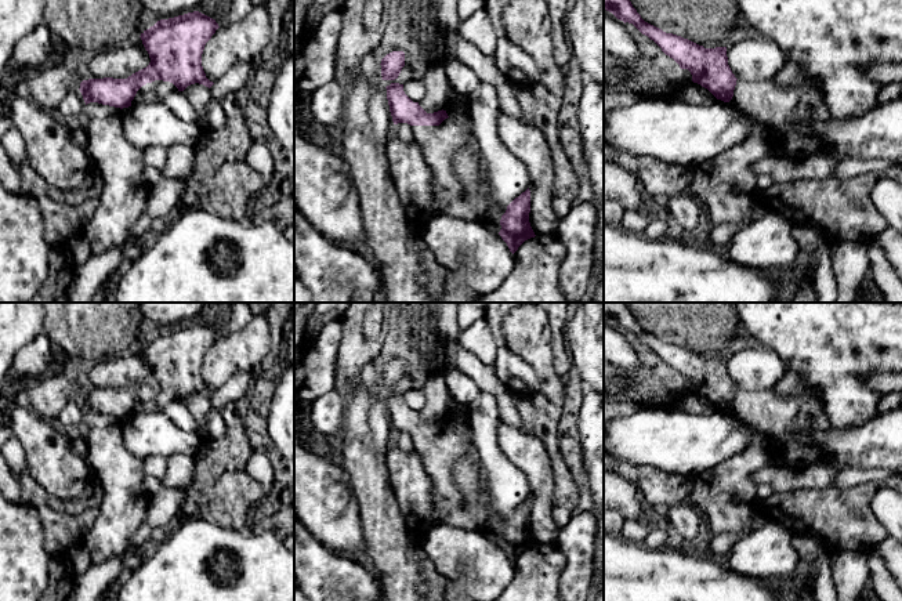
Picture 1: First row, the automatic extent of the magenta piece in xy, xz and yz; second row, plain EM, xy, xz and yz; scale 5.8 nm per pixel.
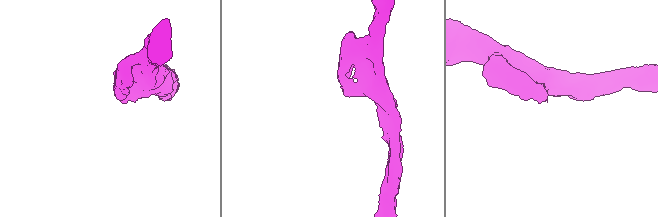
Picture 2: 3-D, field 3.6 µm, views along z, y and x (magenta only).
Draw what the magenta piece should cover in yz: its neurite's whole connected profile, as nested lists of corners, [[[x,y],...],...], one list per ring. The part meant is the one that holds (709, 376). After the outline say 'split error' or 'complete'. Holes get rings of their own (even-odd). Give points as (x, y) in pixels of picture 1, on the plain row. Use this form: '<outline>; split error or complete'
[[[604,303],[604,318],[624,333],[633,333],[642,344],[653,350],[662,361],[673,368],[681,379],[688,379],[692,391],[707,398],[717,409],[729,412],[746,424],[760,428],[778,449],[779,459],[786,461],[790,470],[805,470],[812,464],[825,461],[815,446],[800,448],[797,438],[801,432],[823,431],[830,427],[825,402],[815,394],[782,395],[774,390],[739,390],[728,374],[727,356],[704,358],[681,345],[666,343],[645,332],[626,303]]]; split error

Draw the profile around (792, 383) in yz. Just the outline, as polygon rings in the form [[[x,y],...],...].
[[[787,369],[785,376],[776,383],[774,391],[782,395],[815,394],[822,398],[819,388],[812,388],[801,374],[790,369]]]

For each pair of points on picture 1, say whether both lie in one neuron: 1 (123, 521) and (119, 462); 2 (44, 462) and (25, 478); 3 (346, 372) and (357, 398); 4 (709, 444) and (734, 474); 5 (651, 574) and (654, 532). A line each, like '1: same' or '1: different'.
1: same
2: different
3: different
4: different
5: different

